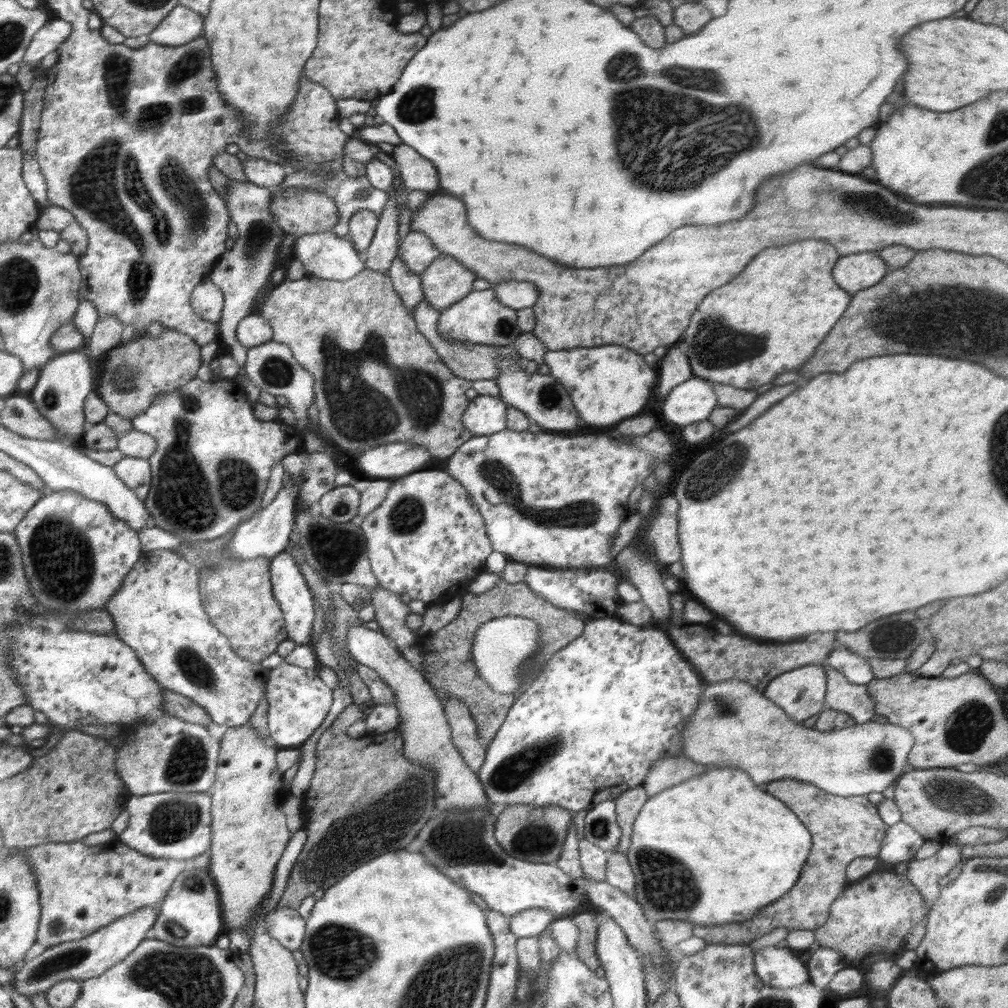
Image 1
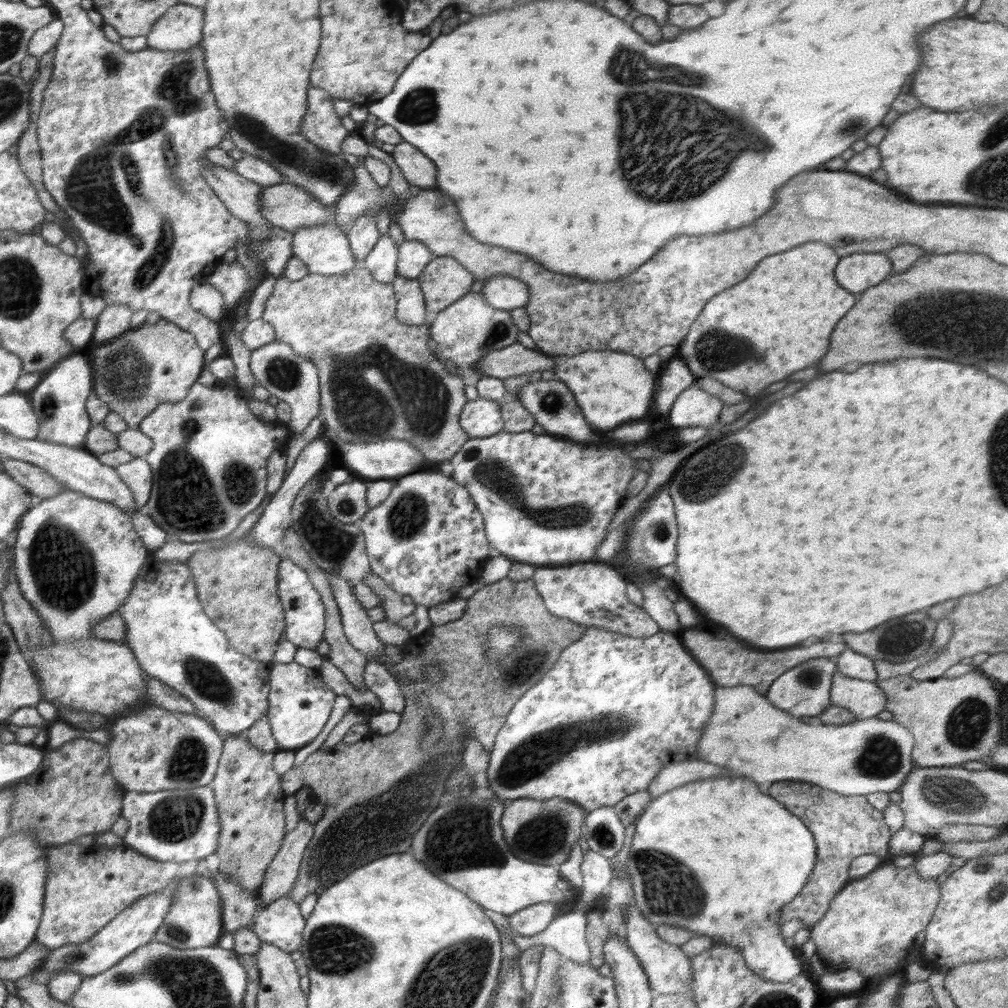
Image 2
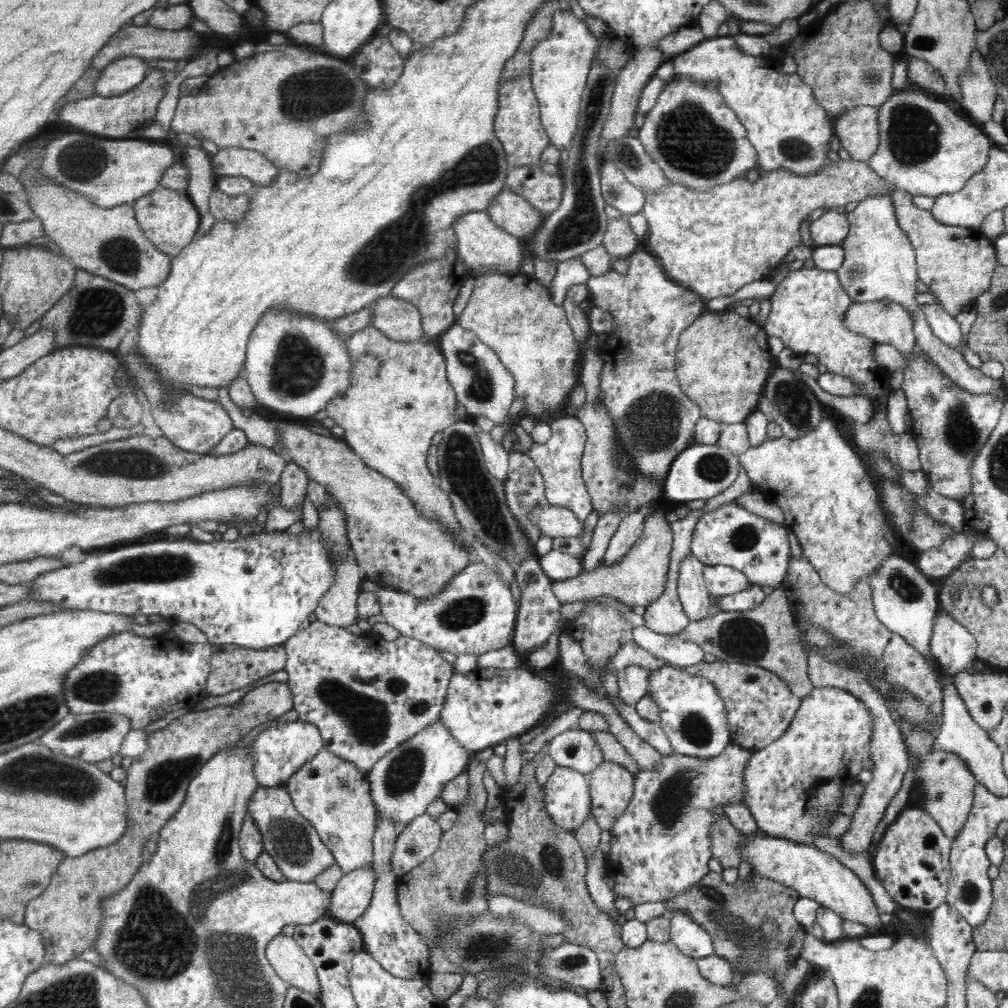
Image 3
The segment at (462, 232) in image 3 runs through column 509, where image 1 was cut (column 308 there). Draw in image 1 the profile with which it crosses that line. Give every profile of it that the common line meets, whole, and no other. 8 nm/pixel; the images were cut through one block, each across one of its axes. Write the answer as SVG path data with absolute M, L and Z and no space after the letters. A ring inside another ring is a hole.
M333 229L299 235L294 253L308 274L326 280L345 281L366 269L360 252L348 239L334 234Z

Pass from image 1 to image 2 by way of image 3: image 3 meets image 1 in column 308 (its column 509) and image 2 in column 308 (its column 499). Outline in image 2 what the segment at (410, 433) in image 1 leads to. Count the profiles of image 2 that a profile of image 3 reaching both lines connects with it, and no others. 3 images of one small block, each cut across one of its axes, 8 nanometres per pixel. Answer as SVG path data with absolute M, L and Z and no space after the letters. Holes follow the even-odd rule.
M357 264L356 268L348 271L348 273L326 276L309 272L304 278L297 281L288 280L283 274L280 275L276 279L270 297L266 299L263 314L265 321L274 327L276 340L290 344L298 355L312 359L312 363L318 368L320 416L323 426L335 439L340 440L339 442L350 441L352 443L370 443L384 441L384 439L405 440L418 448L426 460L441 463L444 460L452 460L459 448L470 440L470 436L462 430L459 423L460 413L468 401L464 393L465 385L468 382L453 374L444 362L440 362L436 358L436 354L434 354L436 350L430 340L427 324L421 327L414 326L414 324L402 324L396 318L396 302L396 294L391 284L376 282L366 267Z

